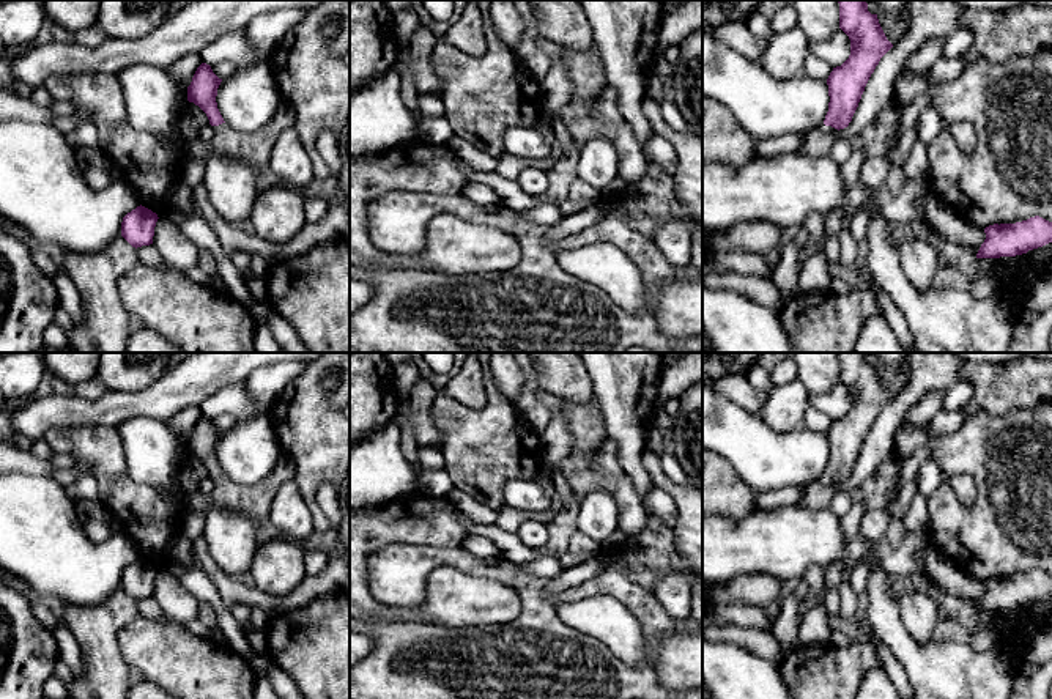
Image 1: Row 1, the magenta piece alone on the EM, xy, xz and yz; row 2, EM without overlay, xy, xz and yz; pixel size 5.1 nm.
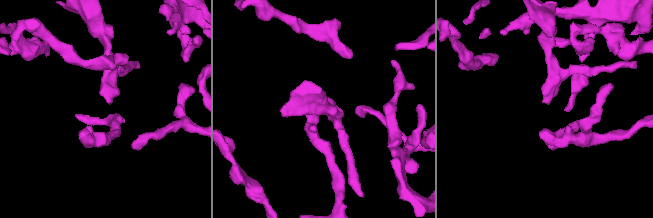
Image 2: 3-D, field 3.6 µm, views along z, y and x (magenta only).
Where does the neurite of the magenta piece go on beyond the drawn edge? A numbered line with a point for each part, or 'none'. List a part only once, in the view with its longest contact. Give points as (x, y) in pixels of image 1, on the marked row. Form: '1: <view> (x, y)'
1: yz (819, 142)

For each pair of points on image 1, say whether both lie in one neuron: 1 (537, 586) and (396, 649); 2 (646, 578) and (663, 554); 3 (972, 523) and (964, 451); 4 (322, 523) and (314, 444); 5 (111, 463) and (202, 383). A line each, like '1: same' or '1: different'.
1: same
2: same
3: same
4: same
5: different

